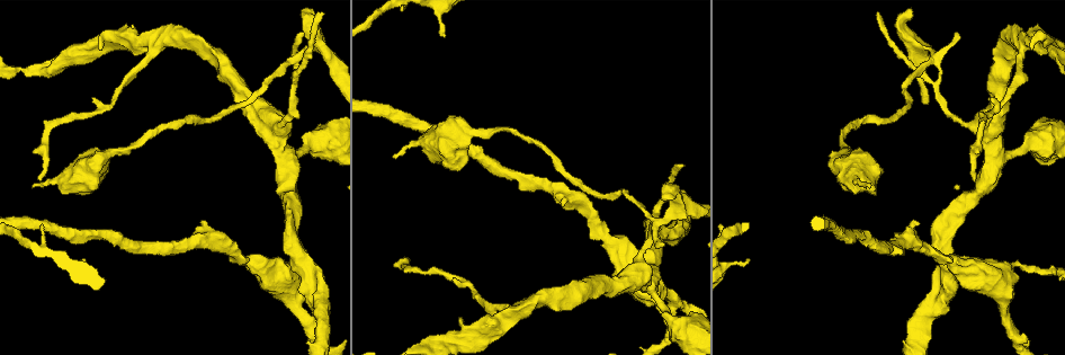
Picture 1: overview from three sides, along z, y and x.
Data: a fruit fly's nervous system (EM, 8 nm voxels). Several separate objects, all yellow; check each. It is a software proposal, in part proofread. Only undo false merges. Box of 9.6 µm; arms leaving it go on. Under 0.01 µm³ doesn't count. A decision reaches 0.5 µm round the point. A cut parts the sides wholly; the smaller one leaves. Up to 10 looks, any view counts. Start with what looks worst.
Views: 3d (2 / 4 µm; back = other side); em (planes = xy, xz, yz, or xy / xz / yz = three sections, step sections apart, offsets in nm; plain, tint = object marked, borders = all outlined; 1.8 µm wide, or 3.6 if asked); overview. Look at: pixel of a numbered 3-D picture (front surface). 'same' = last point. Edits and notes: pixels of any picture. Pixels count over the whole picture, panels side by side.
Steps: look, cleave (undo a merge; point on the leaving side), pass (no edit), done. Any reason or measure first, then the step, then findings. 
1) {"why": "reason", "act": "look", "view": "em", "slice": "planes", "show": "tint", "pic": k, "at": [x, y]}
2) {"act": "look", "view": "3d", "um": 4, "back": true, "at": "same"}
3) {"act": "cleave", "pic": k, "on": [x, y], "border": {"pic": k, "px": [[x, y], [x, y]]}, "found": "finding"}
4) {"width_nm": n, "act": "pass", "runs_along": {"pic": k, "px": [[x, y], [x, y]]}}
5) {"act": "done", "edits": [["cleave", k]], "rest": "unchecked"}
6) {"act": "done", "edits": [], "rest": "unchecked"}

{"why": "three-way junction", "act": "look", "view": "3d", "um": 4, "pic": 1, "at": [932, 60]}

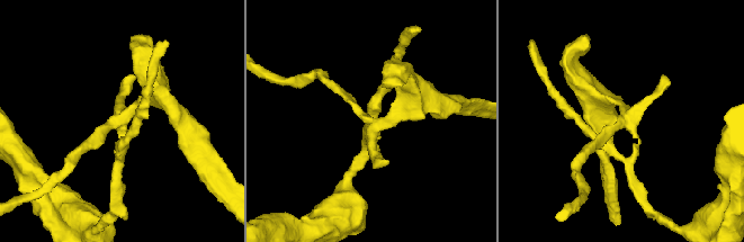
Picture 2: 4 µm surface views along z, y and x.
{"act": "look", "view": "em", "slice": "planes", "show": "tint", "pic": 2, "at": [371, 121]}

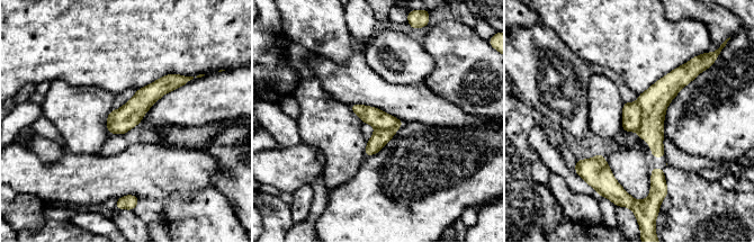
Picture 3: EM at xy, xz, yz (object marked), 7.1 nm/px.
{"act": "cleave", "pic": 3, "on": [631, 114], "border": {"pic": 3, "px": [[637, 102], [642, 113], [638, 131]]}, "found": "a second neuron is stuck on"}

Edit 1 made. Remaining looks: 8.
{"why": "side arm on a straight run", "act": "look", "view": "3d", "um": 4, "pic": 1, "at": [1023, 46]}

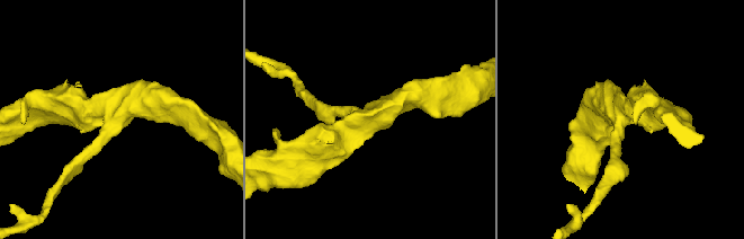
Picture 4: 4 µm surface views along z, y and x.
{"arms": 3, "arm_widths_nm": [180, 320, 340], "act": "look", "view": "em", "slice": "xz", "step": 8, "show": "tint", "pic": 4, "at": [118, 116]}

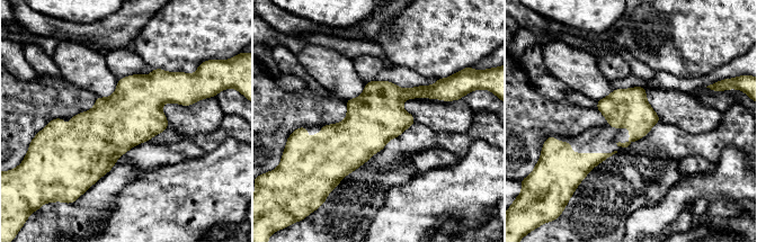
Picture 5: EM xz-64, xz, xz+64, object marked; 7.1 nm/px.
{"act": "look", "view": "em", "slice": "planes", "show": "borders", "at": "same"}

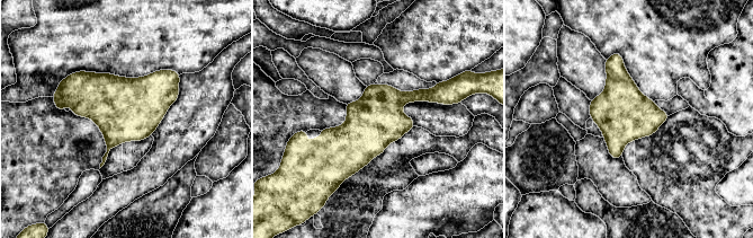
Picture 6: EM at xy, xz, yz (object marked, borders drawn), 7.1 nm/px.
{"act": "pass", "runs_along": {"pic": 6, "px": [[441, 97], [395, 99], [350, 144], [315, 144]]}, "found": "one neuron here"}

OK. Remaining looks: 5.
{"why": "three-way junction", "act": "look", "view": "em", "um": 3.6, "slice": "planes", "show": "tint", "pic": 1, "at": [279, 127]}

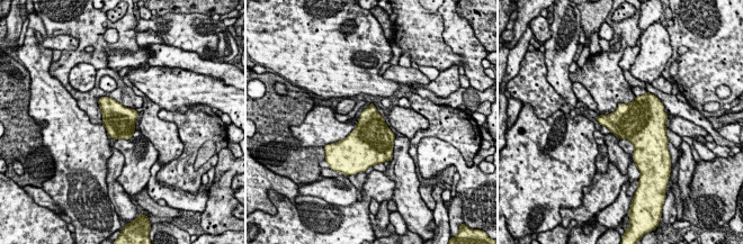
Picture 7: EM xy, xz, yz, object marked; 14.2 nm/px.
{"width_nm": 440, "act": "pass", "found": "all the same neuron"}

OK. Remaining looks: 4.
{"why": "thick turns thin", "act": "look", "view": "em", "um": 3.6, "slice": "planes", "show": "tint", "pic": 1, "at": [318, 141]}

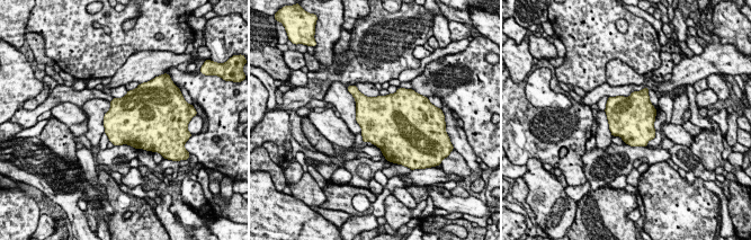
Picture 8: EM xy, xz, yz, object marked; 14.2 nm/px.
{"act": "pass", "found": "one neuron here"}

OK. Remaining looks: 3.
{"act": "done", "edits": [["cleave", 3]], "rest": "unchecked"}

